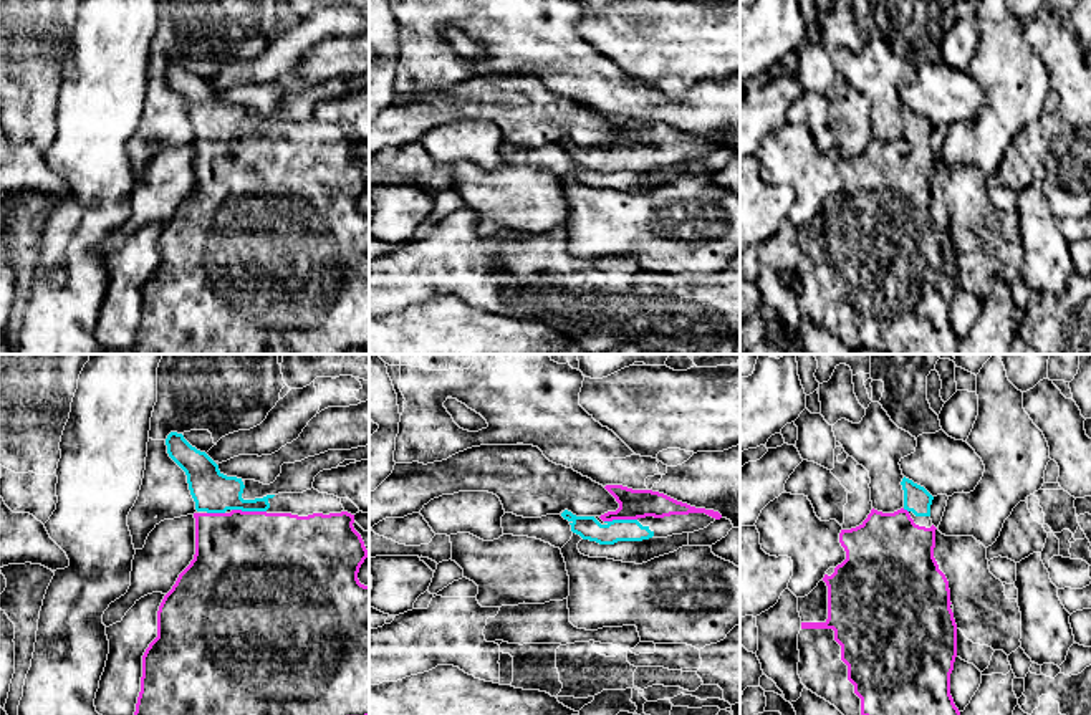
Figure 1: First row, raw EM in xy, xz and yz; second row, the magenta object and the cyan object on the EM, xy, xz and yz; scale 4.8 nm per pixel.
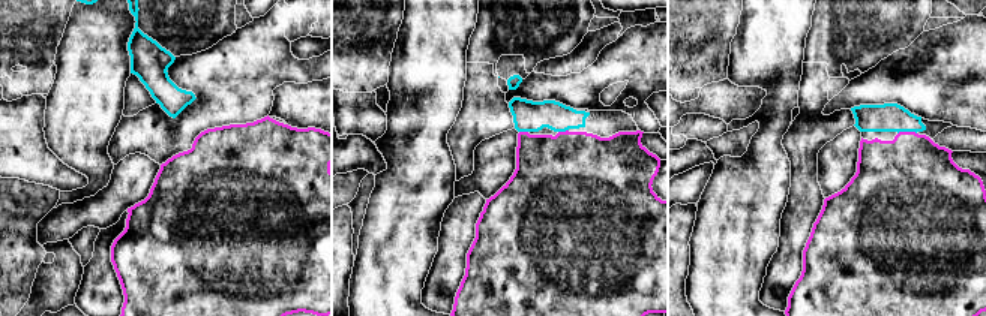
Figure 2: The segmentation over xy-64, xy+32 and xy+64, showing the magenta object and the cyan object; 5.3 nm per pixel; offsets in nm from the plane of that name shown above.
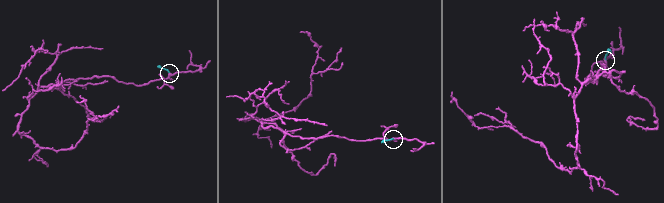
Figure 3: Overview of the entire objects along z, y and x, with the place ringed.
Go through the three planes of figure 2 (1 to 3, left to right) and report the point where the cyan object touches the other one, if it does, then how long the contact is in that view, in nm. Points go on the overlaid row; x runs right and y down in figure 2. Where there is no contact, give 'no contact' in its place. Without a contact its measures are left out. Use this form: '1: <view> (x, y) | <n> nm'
1: no contact
2: xy+32 (563, 132) | 60 nm
3: xy+64 (907, 132) | 100 nm

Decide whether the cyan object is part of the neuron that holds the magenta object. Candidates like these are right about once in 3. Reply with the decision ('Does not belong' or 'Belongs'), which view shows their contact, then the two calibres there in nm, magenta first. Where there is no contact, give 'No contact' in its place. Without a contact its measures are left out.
Belongs. Touches magenta in xy. Thickness 500 nm (magenta) against 200 nm

